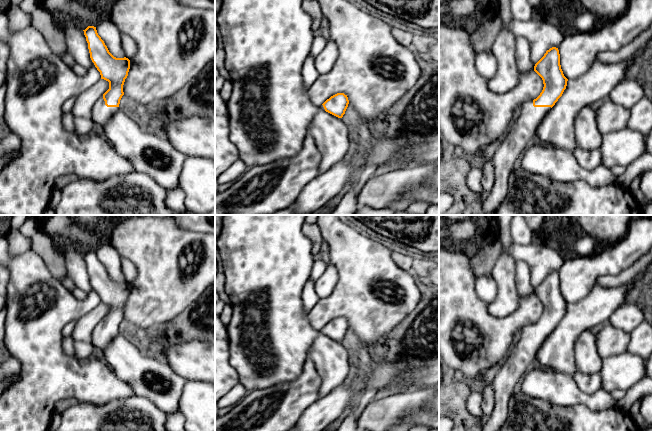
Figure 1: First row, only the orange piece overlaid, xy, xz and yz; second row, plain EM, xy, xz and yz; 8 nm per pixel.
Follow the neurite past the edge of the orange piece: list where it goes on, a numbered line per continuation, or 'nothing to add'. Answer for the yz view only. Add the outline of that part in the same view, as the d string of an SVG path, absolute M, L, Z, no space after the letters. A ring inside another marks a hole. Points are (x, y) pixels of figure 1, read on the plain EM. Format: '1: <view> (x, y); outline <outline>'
1: yz (522, 356); outline M529 324L520 330L520 334L520 340L511 348L492 383L495 396L494 408L484 431L502 429L508 417L508 406L514 395L514 386L529 368L536 365L538 351L551 331L534 331L533 324Z

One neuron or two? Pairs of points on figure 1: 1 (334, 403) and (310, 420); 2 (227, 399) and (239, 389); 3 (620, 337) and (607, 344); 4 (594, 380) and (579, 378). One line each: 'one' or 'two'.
1: one
2: one
3: one
4: one

